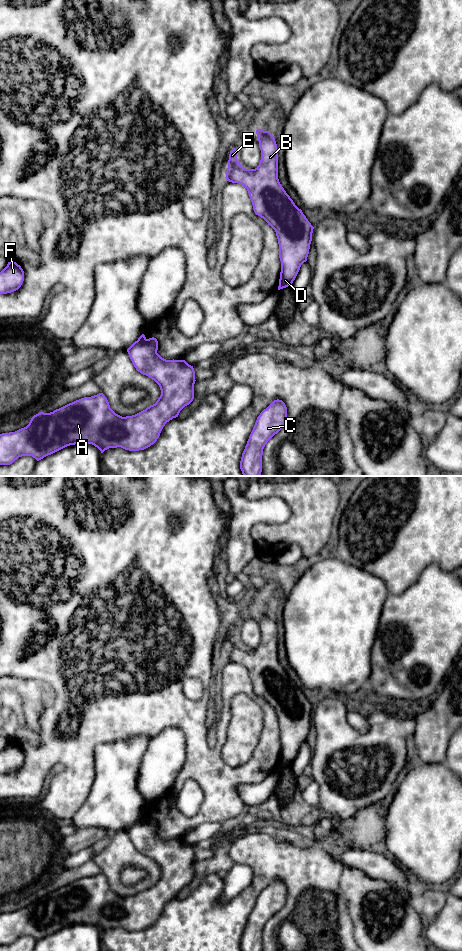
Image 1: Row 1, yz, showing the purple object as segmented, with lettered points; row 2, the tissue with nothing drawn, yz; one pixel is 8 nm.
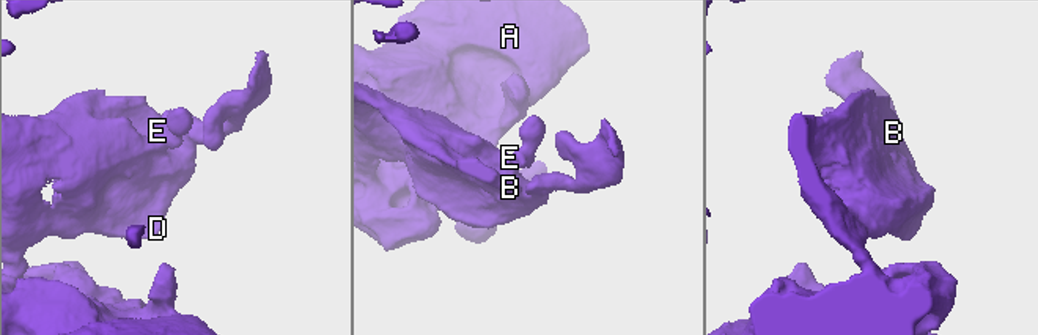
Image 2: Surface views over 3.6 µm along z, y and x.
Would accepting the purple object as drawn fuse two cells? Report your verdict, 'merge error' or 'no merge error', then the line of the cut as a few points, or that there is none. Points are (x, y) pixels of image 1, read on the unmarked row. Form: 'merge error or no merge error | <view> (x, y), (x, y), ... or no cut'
no merge error | no cut

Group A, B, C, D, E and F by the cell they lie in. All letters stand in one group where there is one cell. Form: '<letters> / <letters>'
A B C D E F

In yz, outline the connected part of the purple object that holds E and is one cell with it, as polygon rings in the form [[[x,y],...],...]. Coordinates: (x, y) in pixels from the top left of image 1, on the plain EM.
[[[257,609],[261,640],[255,649],[246,649],[237,640],[237,630],[229,634],[226,659],[243,665],[248,673],[256,695],[263,698],[276,712],[279,724],[281,752],[278,770],[292,765],[301,745],[307,741],[314,707],[286,673],[278,659],[278,629],[274,616],[269,611]]]

